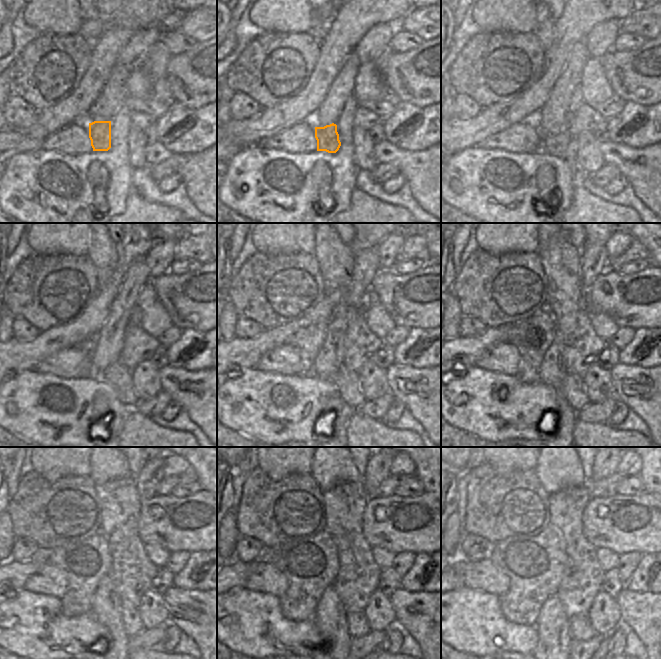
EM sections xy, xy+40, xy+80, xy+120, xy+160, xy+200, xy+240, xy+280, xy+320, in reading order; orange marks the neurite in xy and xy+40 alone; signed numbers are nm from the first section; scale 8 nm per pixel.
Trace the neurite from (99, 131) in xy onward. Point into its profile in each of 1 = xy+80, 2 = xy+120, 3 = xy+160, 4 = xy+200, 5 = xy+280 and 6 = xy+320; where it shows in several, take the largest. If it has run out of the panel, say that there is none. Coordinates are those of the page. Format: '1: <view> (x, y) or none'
1: xy+80 (562, 145)
2: xy+120 (117, 375)
3: xy+160 (346, 380)
4: xy+200 (574, 391)
5: xy+280 (357, 625)
6: xy+320 (581, 629)

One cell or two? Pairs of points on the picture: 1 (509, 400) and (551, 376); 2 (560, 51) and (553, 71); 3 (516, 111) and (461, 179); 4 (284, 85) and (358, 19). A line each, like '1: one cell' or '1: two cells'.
1: two cells
2: one cell
3: two cells
4: two cells

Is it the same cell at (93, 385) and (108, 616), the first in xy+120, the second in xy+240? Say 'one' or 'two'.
two

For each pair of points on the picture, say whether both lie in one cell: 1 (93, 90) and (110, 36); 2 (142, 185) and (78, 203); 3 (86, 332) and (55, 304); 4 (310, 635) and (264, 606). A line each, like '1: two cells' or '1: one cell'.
1: one cell
2: two cells
3: two cells
4: one cell

